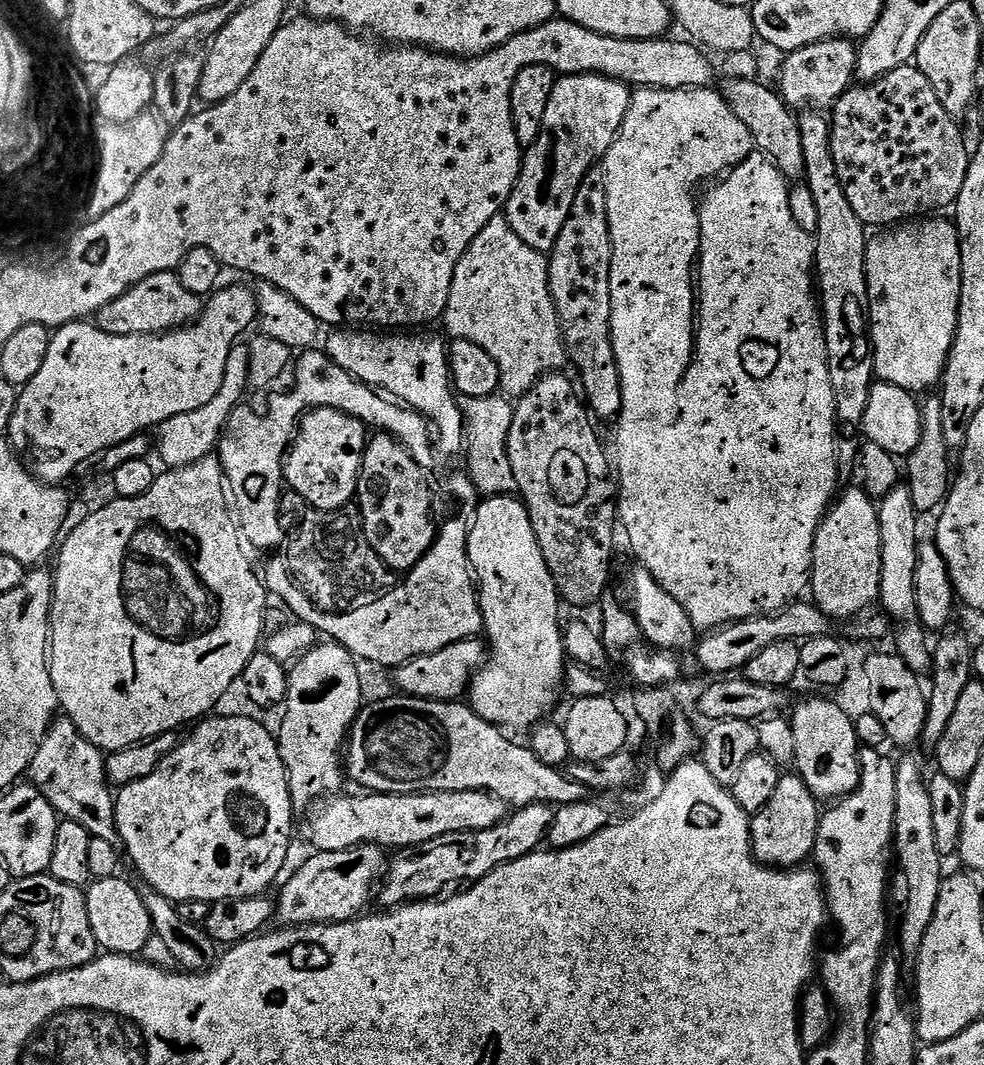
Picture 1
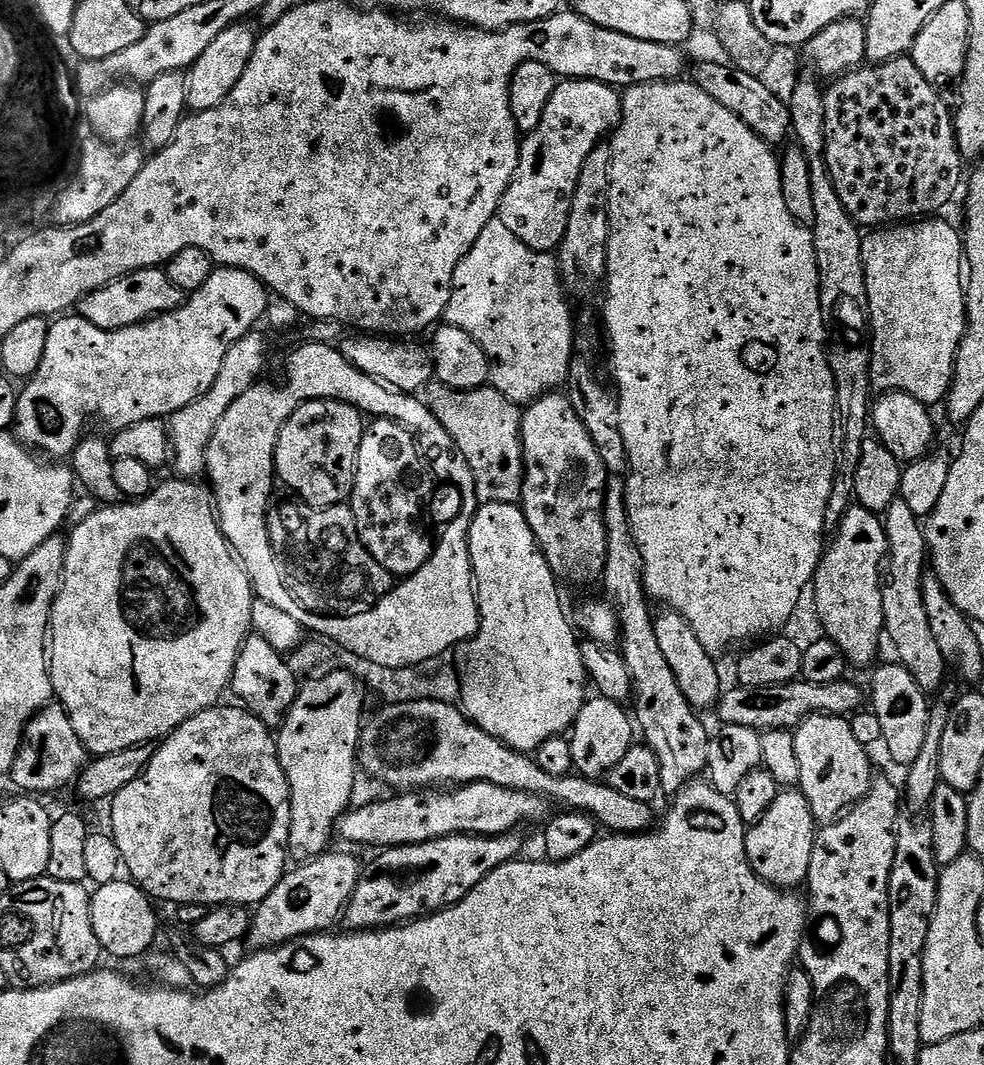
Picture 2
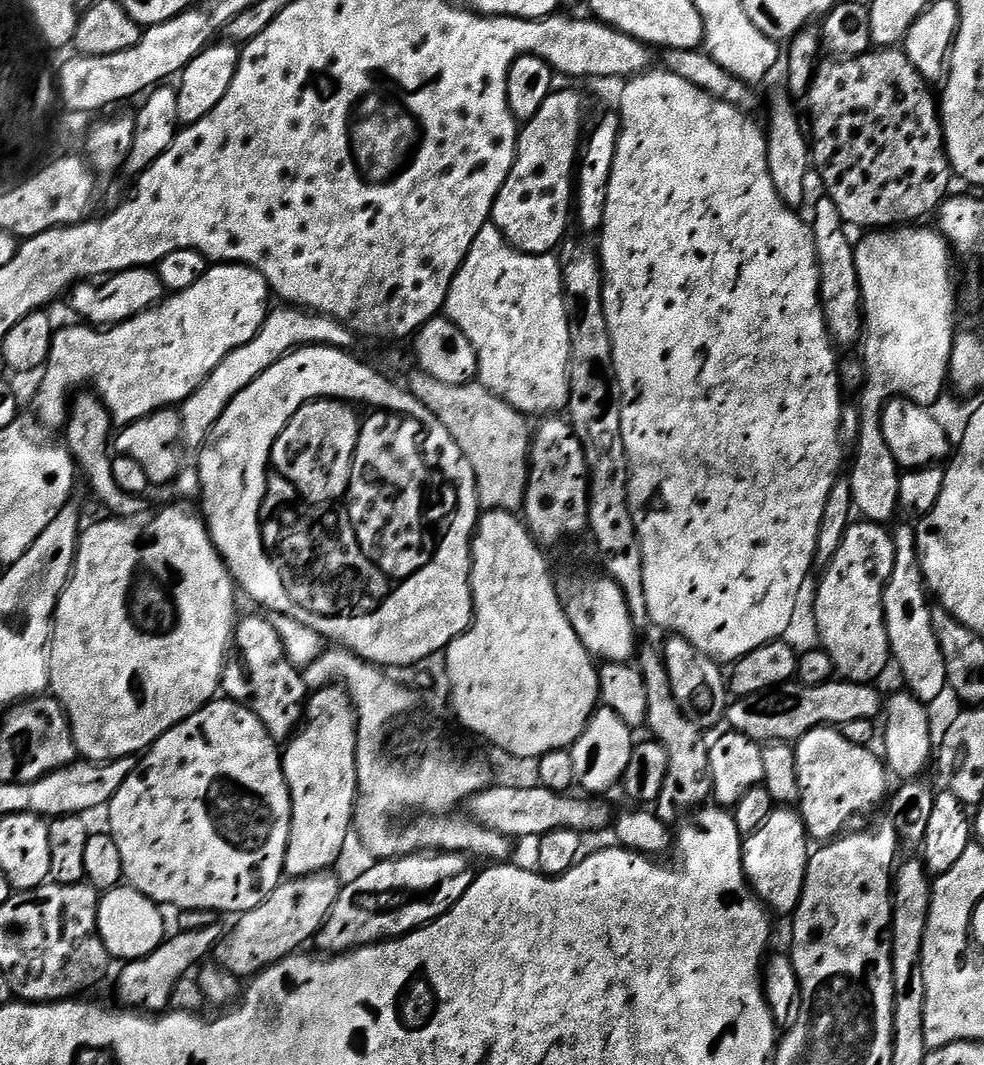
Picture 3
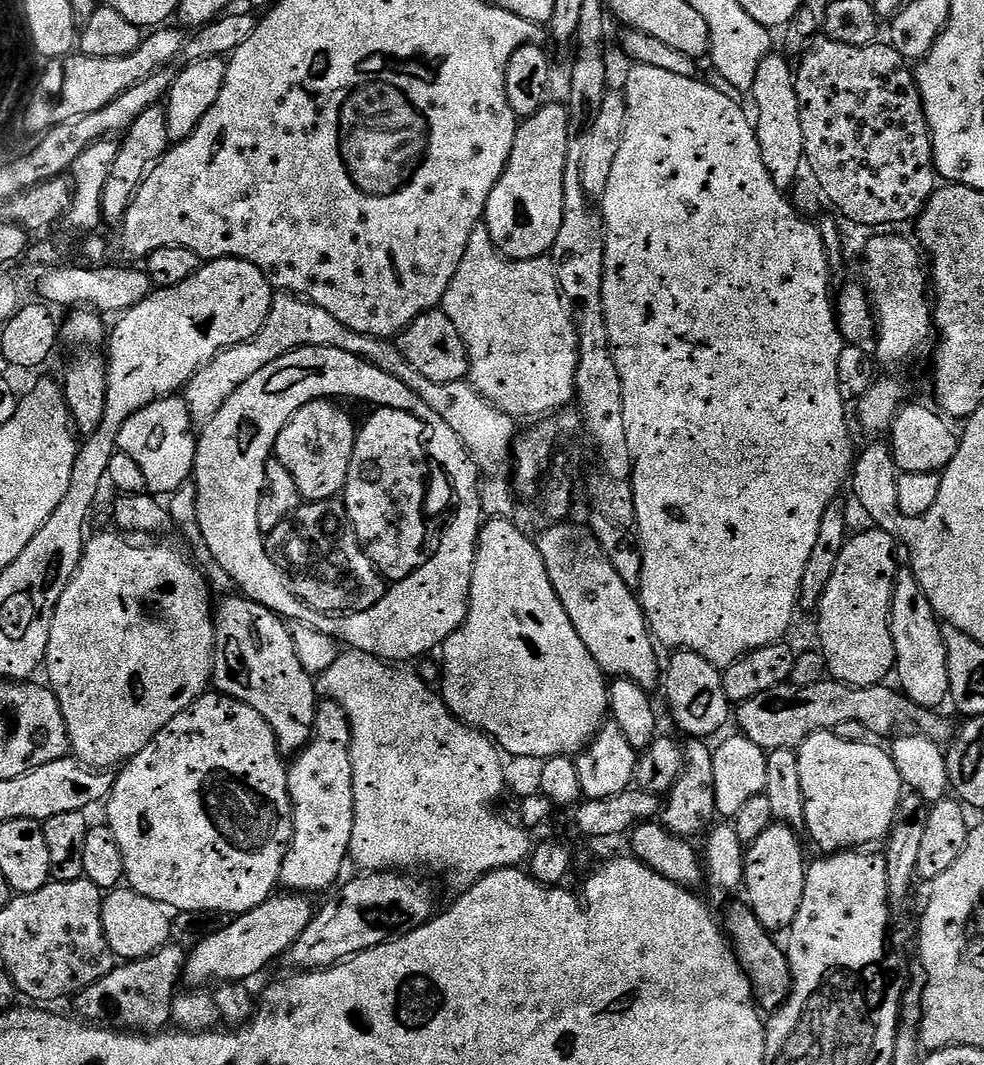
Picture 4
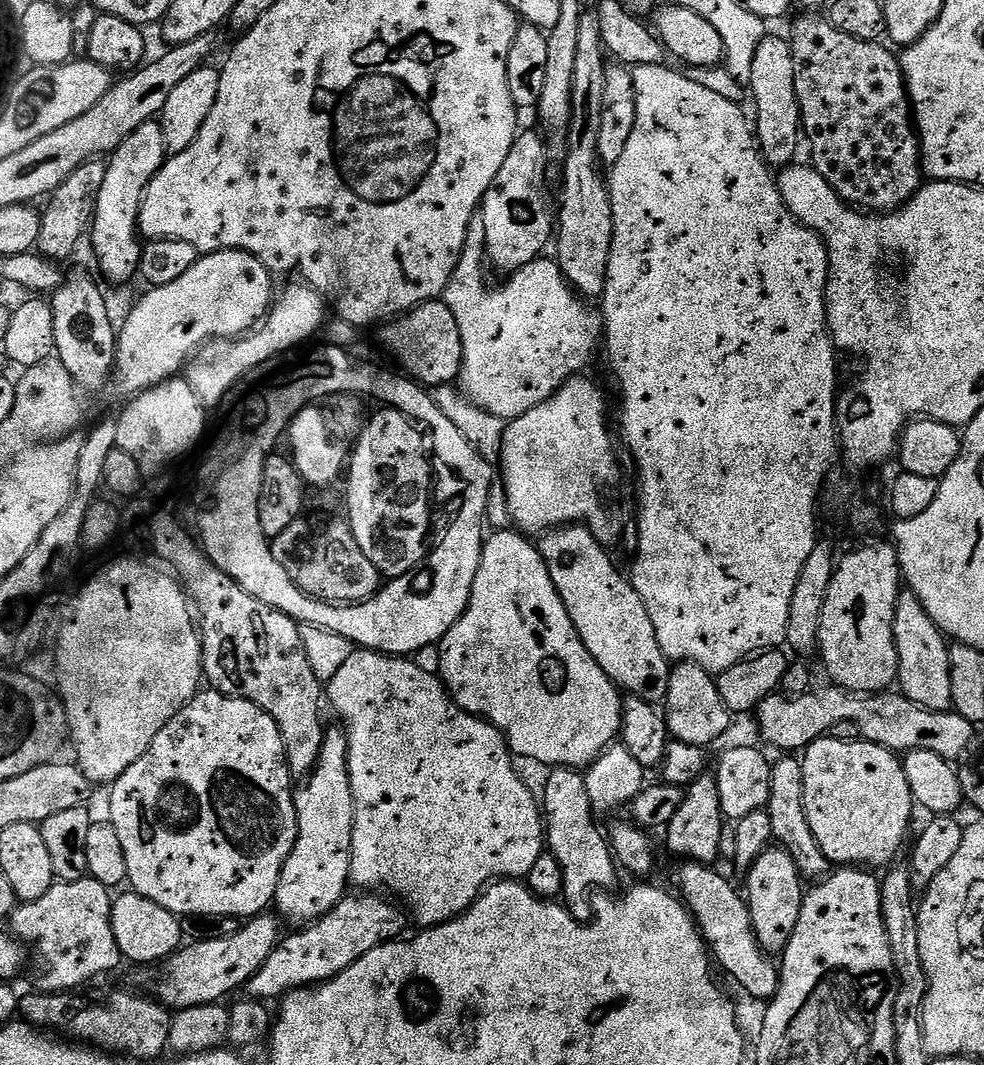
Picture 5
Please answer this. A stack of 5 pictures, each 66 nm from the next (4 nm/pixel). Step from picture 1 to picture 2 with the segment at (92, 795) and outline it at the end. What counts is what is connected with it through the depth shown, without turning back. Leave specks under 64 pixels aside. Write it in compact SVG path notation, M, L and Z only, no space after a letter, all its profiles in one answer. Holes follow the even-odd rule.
M53 702L36 713L35 718L24 729L24 744L26 747L19 757L15 780L17 779L16 784L20 790L28 794L60 792L67 784L75 785L90 760L88 749L78 738L68 712L59 702Z

